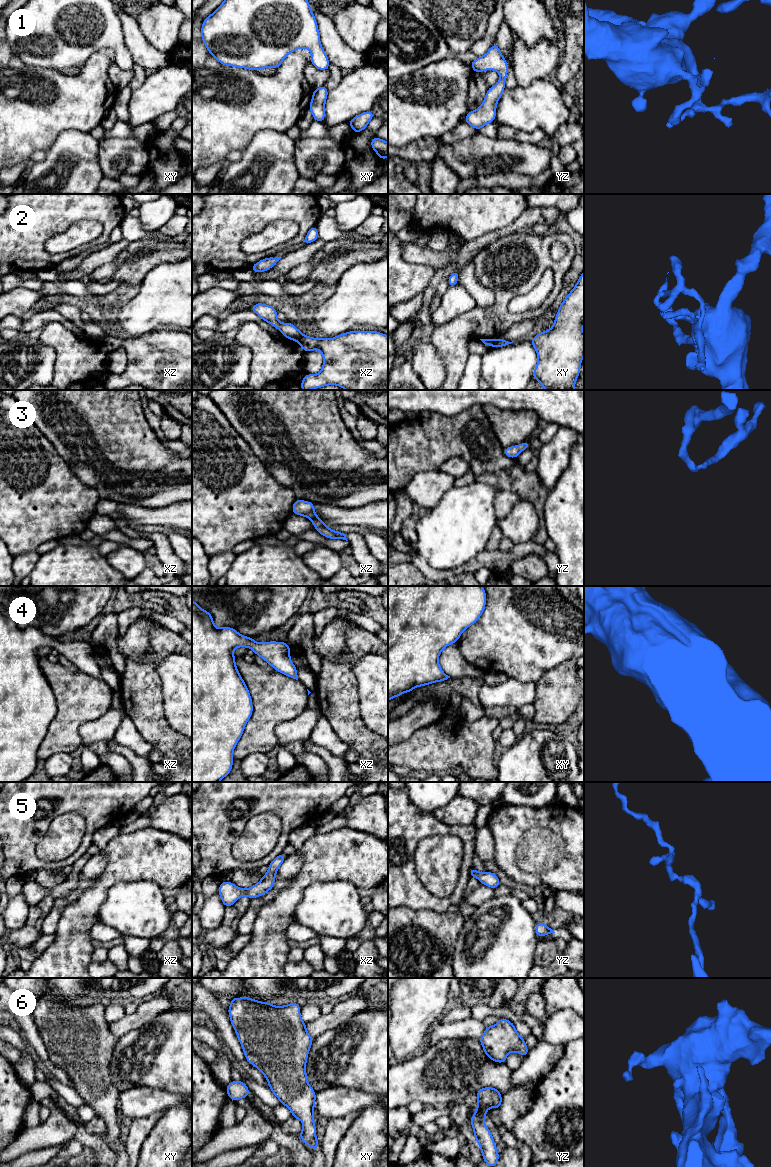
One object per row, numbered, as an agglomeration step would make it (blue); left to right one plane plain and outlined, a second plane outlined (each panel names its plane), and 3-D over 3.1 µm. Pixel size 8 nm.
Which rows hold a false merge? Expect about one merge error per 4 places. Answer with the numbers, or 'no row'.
2

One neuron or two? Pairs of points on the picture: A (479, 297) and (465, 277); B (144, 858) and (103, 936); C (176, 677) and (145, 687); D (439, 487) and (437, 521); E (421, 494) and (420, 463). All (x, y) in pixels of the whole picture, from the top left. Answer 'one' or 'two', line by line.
A: one
B: two
C: two
D: two
E: two

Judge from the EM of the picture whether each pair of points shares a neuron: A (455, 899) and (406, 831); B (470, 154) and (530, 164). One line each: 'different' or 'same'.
A: same
B: same

